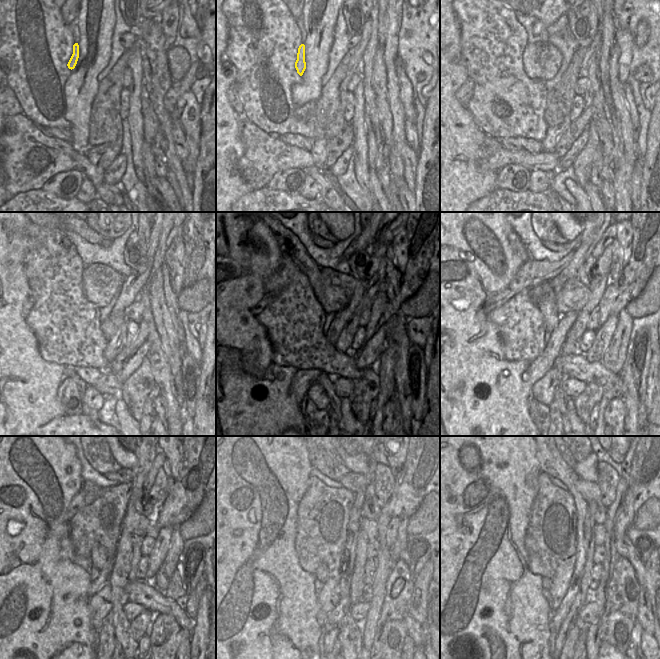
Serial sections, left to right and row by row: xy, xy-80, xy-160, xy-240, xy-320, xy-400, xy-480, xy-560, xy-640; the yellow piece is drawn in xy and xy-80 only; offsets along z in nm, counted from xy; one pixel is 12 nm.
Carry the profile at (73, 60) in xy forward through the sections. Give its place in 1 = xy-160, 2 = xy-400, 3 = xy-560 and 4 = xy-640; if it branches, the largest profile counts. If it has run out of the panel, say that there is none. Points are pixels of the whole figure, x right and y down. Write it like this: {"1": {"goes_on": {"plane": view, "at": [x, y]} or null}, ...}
{"1": {"goes_on": {"plane": "xy-160", "at": [541, 61]}}, "2": {"goes_on": {"plane": "xy-400", "at": [574, 295]}}, "3": {"goes_on": {"plane": "xy-560", "at": [369, 526]}}, "4": {"goes_on": {"plane": "xy-640", "at": [599, 530]}}}

